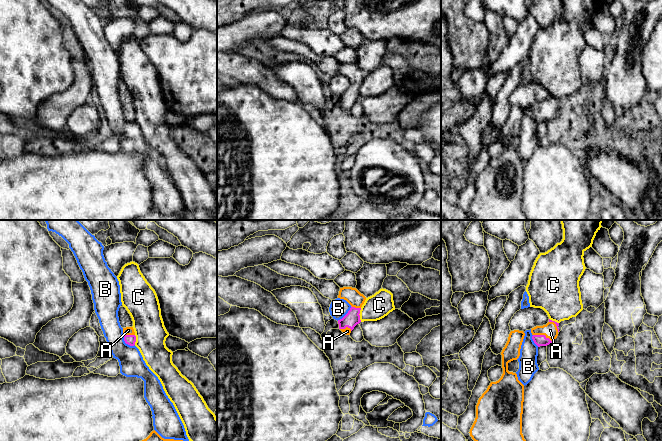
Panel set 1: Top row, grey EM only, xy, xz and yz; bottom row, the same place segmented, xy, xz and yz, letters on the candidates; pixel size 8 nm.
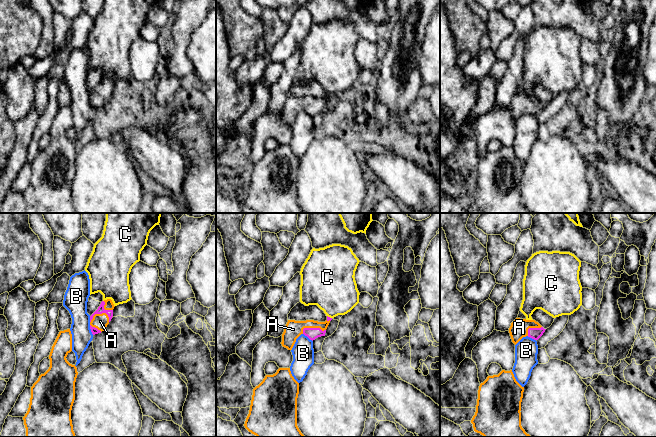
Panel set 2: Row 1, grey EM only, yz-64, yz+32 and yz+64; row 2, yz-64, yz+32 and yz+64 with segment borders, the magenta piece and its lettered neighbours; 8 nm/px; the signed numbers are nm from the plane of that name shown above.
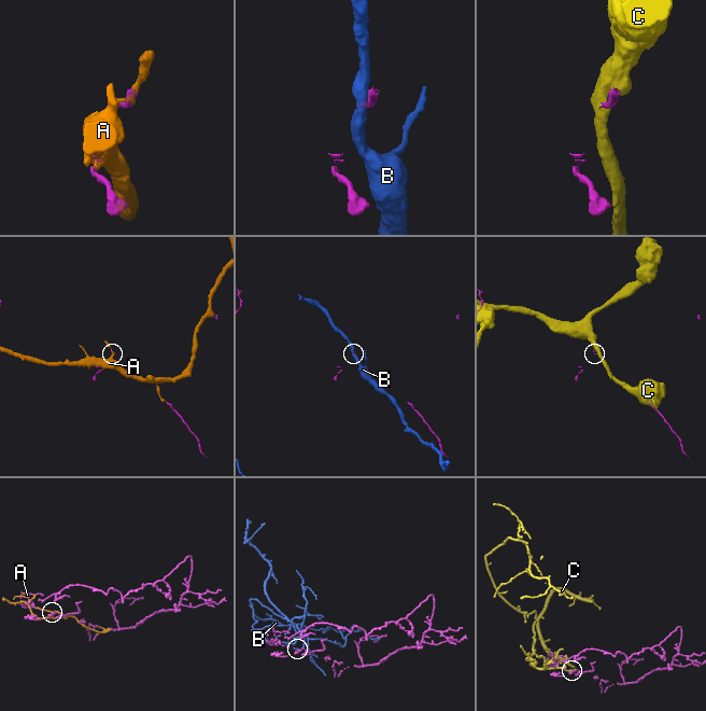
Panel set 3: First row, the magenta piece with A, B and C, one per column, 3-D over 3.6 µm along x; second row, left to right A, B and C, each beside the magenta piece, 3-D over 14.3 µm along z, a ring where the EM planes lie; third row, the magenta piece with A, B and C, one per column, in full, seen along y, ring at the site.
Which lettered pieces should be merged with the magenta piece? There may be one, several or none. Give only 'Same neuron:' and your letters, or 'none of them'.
Same neuron: A

